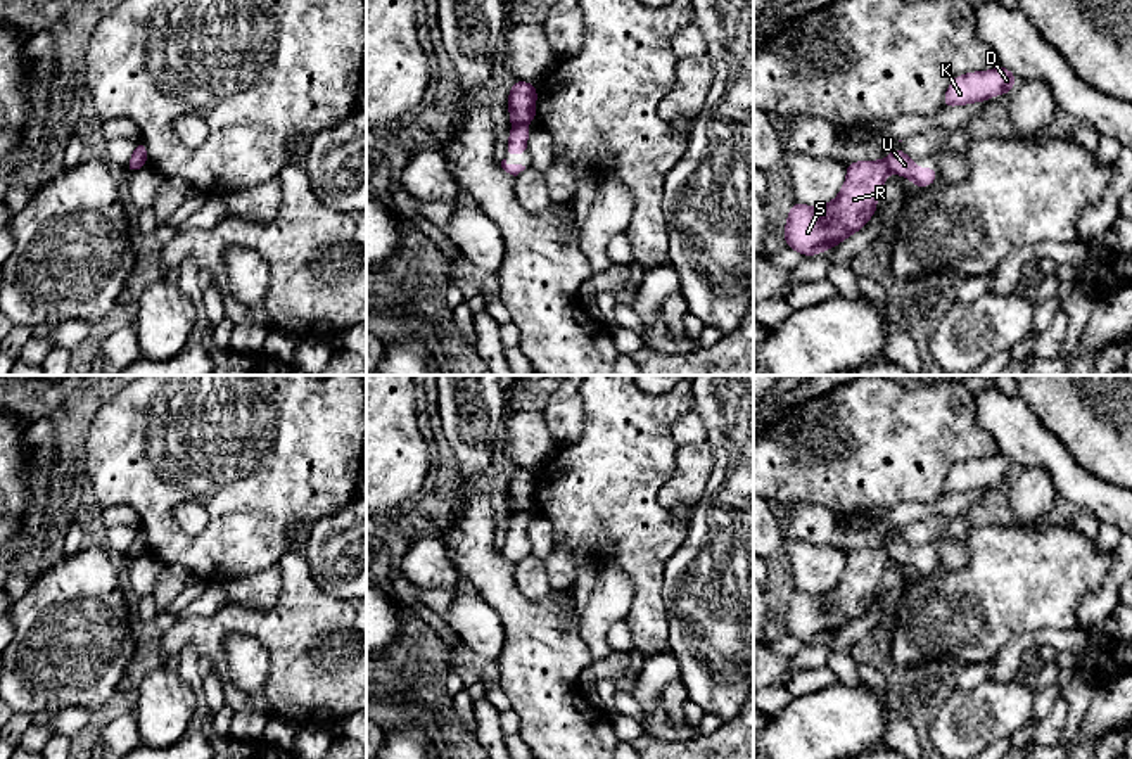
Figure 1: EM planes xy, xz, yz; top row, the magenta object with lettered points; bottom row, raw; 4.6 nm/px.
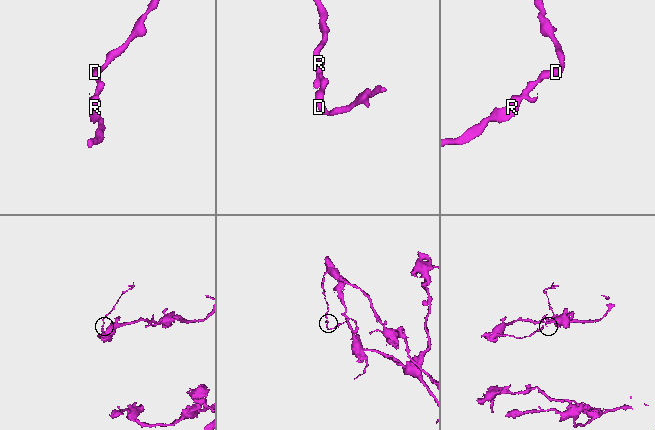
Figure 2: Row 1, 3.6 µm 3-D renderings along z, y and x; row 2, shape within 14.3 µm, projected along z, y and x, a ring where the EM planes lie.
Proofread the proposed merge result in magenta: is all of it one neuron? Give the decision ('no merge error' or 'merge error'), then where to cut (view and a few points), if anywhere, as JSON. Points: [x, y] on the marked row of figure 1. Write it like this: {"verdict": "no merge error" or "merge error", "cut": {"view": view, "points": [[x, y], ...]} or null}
{"verdict": "merge error", "cut": {"view": "xz", "points": [[514, 123], [524, 125]]}}

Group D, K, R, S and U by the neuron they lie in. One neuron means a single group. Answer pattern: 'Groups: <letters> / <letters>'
Groups: D K U / R S

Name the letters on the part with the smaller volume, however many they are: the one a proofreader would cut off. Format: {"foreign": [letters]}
{"foreign": ["D", "K", "U"]}

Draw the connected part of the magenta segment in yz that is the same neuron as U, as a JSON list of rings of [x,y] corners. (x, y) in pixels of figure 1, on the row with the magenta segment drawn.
[[[902,149],[890,152],[885,161],[892,173],[906,176],[914,187],[930,187],[937,180],[937,166],[919,169]]]

